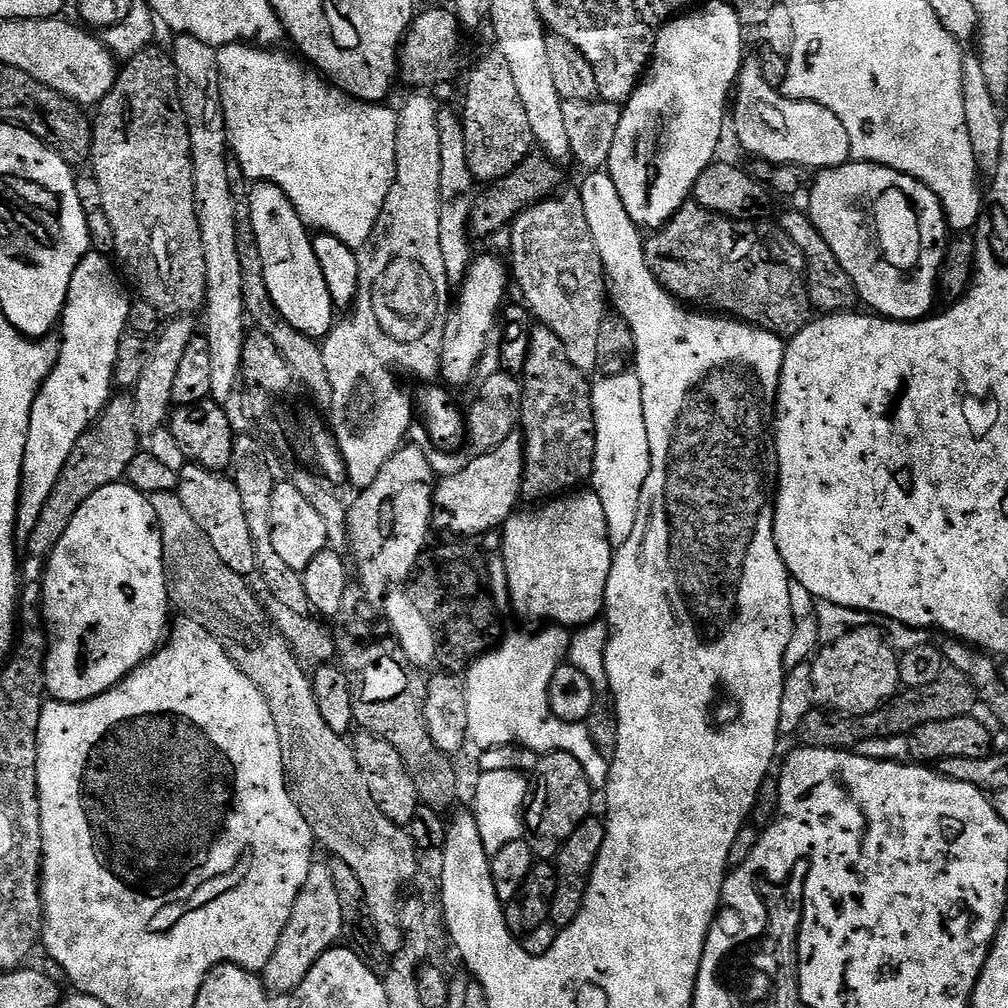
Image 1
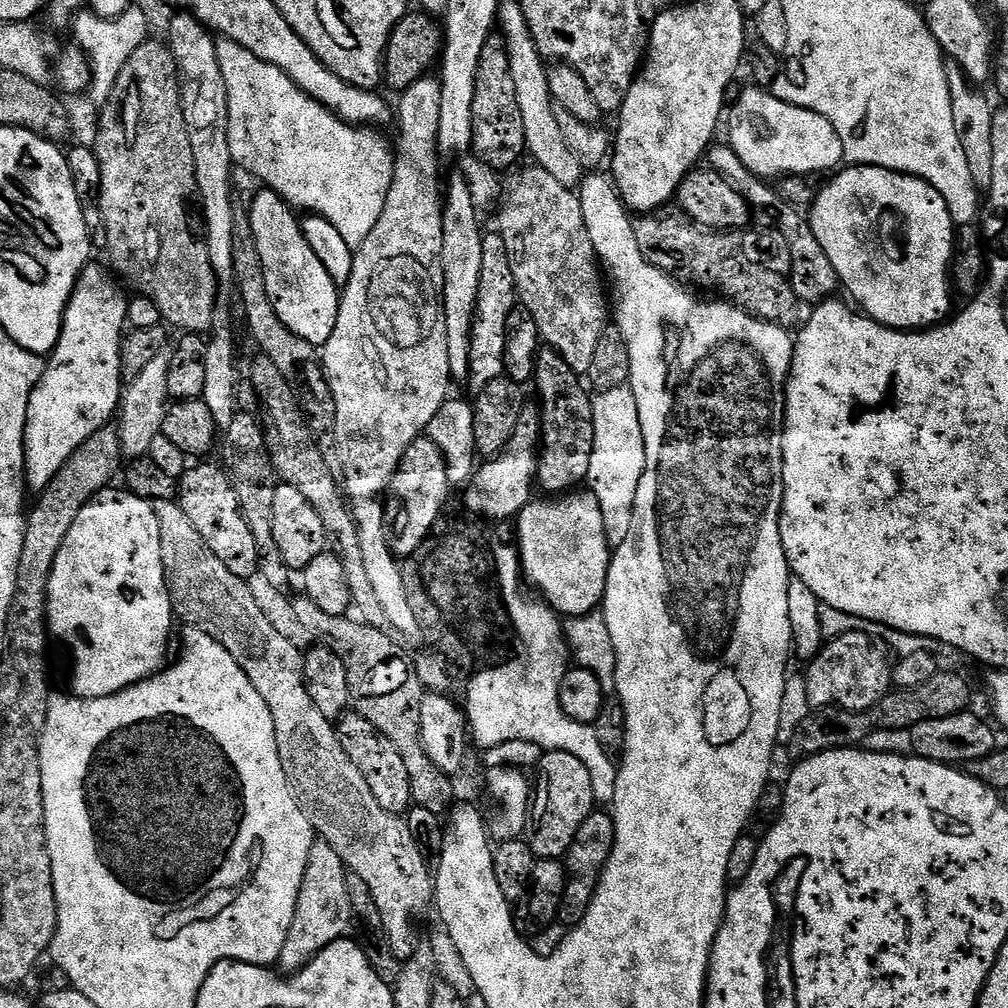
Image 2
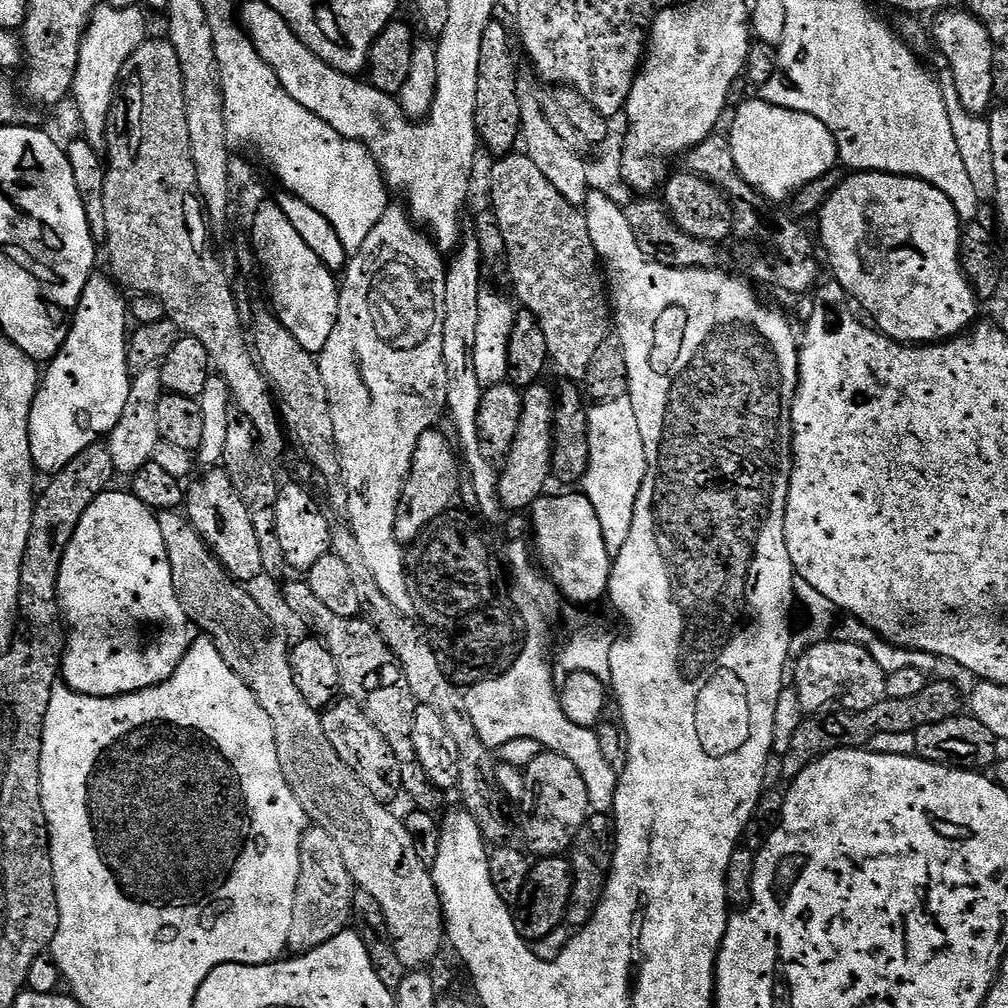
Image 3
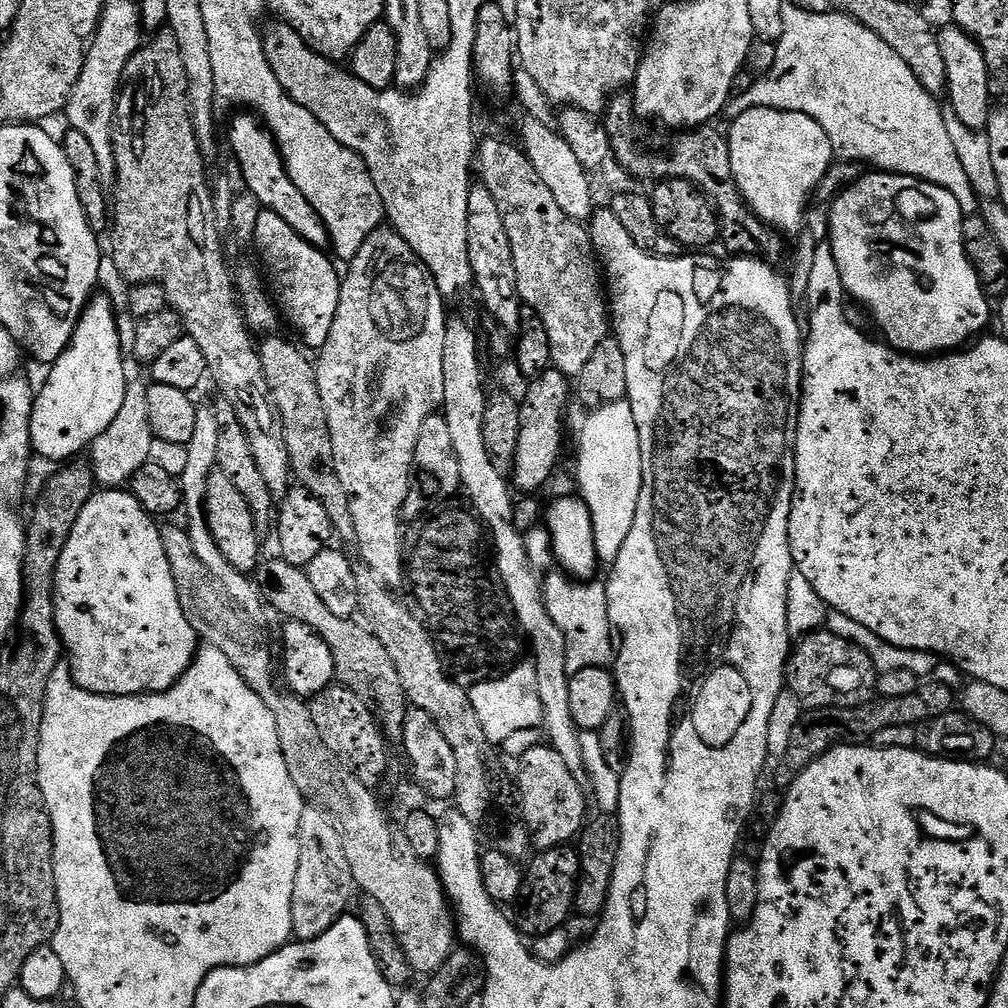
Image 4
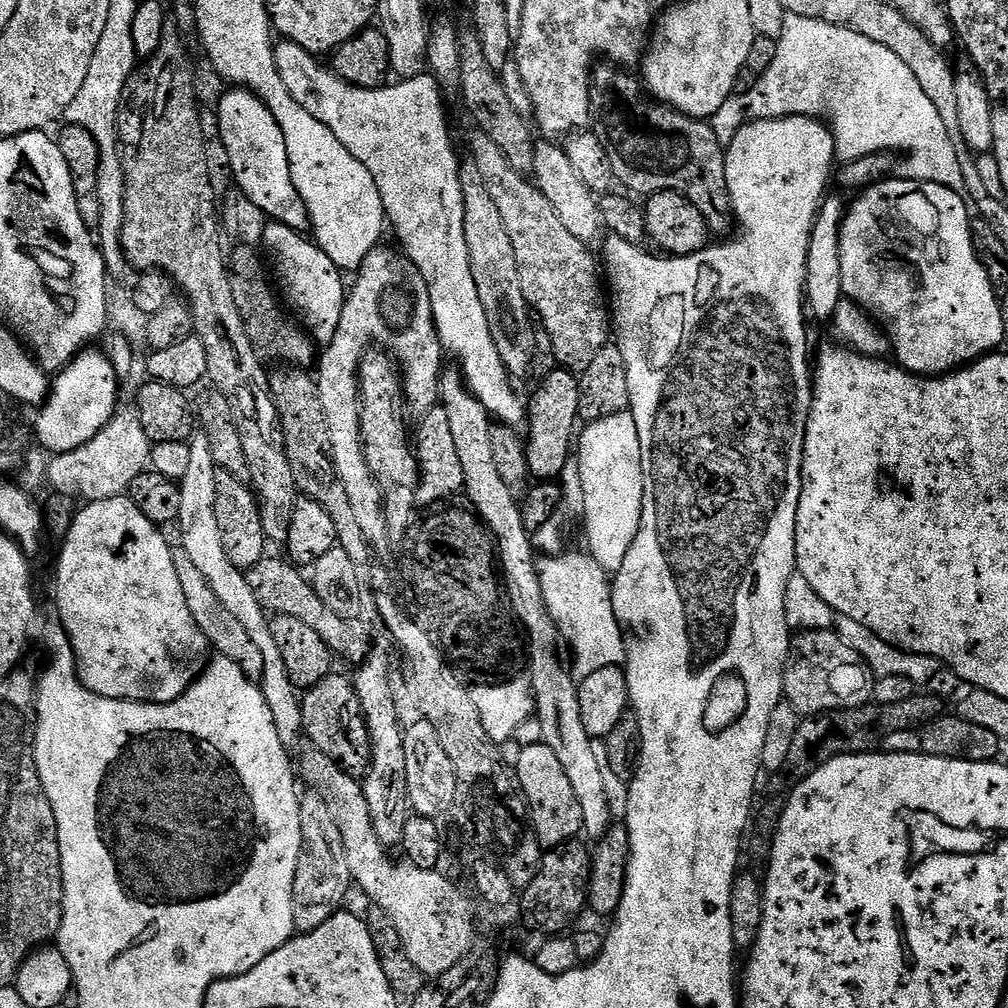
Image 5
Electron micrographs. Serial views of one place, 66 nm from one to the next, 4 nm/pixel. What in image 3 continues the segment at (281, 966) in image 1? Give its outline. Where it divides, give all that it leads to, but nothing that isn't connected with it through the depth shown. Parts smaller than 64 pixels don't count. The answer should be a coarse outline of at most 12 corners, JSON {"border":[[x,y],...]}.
{"border":[[309,827],[300,847],[288,952],[309,952],[353,919],[338,842]]}

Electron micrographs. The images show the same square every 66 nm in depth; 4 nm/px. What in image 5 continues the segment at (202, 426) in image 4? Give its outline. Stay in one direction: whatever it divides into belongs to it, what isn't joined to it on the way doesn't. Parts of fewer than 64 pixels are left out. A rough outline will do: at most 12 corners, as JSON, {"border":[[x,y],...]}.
{"border":[[207,435],[178,481],[182,551],[262,650],[260,692],[285,748],[302,740],[301,697],[248,577],[226,558]]}

